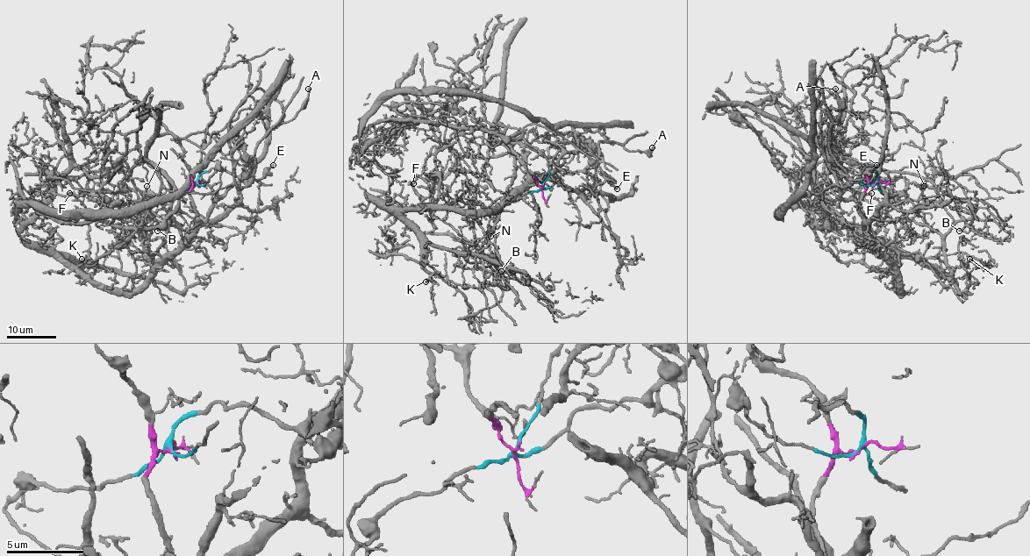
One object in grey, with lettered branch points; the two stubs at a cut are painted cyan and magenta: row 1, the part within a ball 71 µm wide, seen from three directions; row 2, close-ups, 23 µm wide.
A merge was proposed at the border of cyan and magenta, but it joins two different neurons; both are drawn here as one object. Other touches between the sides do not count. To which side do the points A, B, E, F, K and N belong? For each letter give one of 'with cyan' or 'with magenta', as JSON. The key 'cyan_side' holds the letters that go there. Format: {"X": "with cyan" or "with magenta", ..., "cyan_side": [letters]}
{"A": "with cyan", "B": "with cyan", "E": "with cyan", "F": "with magenta", "K": "with magenta", "N": "with cyan", "cyan_side": ["A", "B", "E", "N"]}

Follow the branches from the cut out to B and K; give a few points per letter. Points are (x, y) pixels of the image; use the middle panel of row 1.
B: (542, 187), (522, 195), (516, 201), (504, 202), (489, 224), (483, 264), (487, 271), (504, 277), (501, 271)
K: (542, 187), (537, 172), (536, 181), (499, 206), (407, 210), (405, 221), (435, 272), (425, 281)

